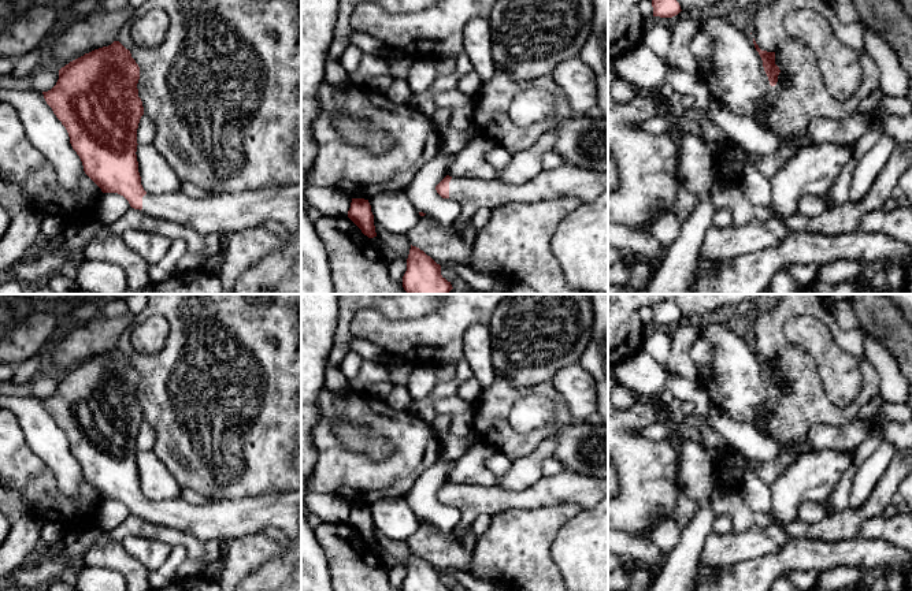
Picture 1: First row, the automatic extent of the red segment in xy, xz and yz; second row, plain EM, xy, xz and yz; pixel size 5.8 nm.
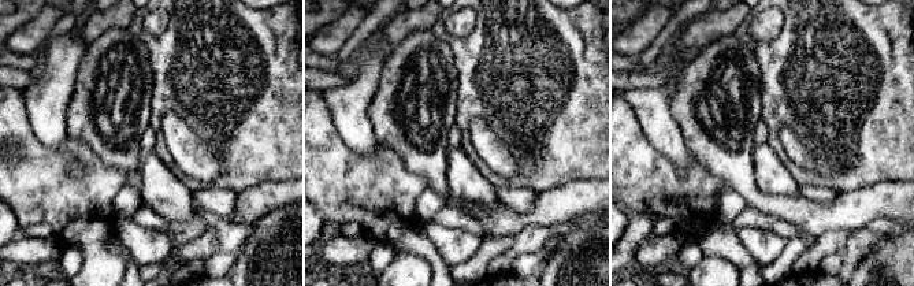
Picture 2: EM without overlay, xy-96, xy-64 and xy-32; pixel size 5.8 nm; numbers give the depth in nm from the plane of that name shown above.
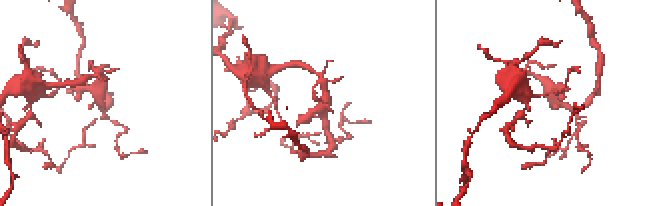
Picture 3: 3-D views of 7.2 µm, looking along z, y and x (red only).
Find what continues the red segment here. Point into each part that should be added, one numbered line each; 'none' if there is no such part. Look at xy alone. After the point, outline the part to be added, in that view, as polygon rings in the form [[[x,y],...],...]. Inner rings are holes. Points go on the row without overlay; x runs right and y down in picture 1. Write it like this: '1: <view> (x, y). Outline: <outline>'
1: xy (218, 520). Outline: [[[301,490],[201,506],[182,498],[145,501],[141,517],[190,534],[203,543],[257,534],[267,527],[296,538],[301,531]]]

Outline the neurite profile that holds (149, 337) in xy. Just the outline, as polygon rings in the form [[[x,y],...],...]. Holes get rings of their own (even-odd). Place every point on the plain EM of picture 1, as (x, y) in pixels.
[[[151,315],[131,330],[131,347],[138,354],[159,353],[170,335],[170,324],[160,315]]]

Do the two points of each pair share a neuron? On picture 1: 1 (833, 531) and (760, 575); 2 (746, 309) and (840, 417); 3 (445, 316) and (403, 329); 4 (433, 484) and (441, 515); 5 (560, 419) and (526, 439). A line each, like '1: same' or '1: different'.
1: different
2: different
3: same
4: same
5: same

